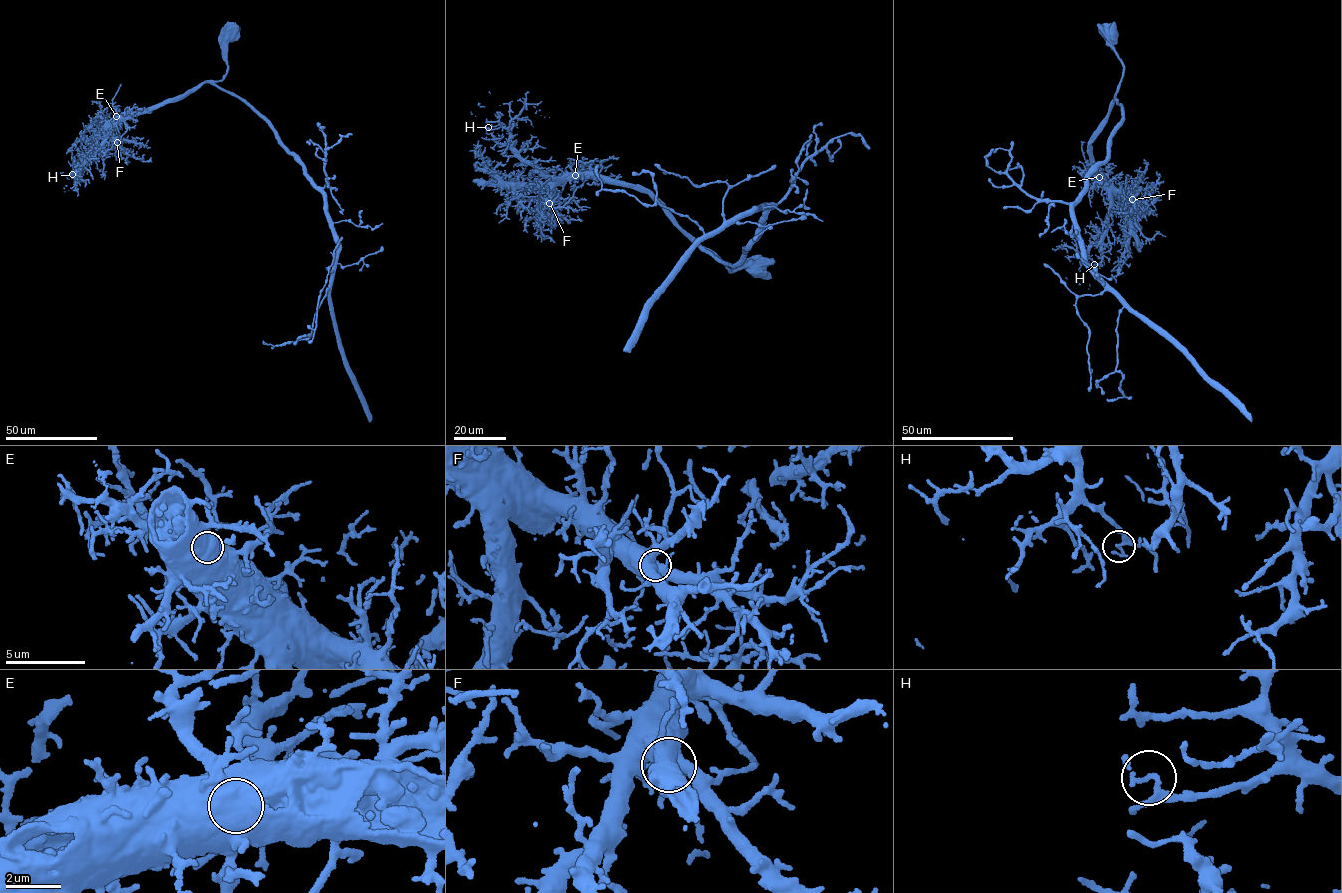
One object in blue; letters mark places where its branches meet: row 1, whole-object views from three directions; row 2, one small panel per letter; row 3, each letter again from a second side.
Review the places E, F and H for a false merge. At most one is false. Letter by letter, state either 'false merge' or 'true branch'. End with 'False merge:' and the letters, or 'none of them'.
E: true branch
F: true branch
H: false merge
False merge: H

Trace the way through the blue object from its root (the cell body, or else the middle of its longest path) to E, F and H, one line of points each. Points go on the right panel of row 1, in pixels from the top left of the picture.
E: (1112, 31), (1113, 49), (1123, 66), (1123, 77), (1090, 144), (1099, 177)
F: (1112, 31), (1113, 49), (1123, 66), (1123, 77), (1091, 141), (1091, 152), (1101, 177), (1132, 199)
H: (1112, 31), (1123, 77), (1090, 144), (1109, 201), (1104, 231), (1089, 251), (1094, 264)

